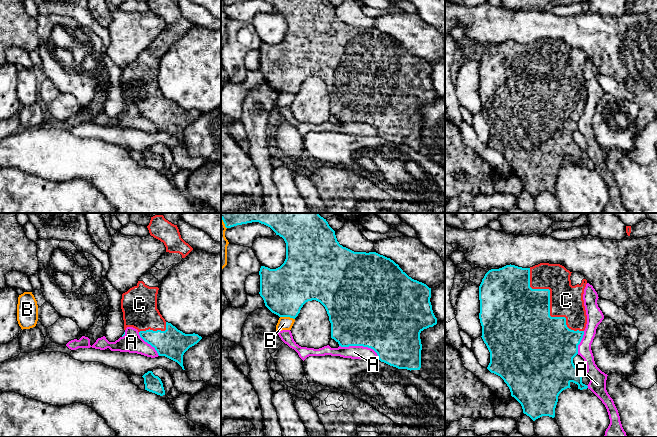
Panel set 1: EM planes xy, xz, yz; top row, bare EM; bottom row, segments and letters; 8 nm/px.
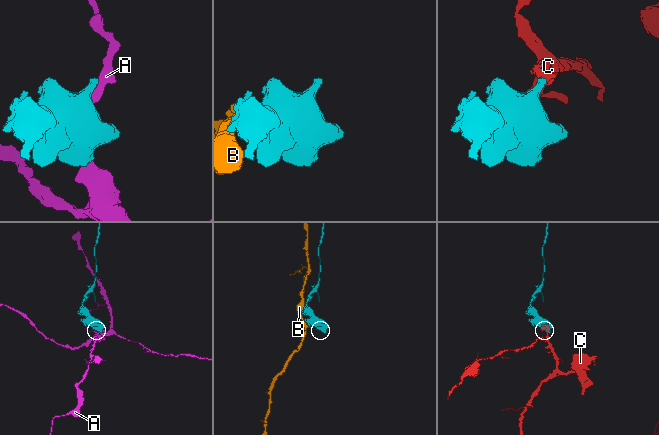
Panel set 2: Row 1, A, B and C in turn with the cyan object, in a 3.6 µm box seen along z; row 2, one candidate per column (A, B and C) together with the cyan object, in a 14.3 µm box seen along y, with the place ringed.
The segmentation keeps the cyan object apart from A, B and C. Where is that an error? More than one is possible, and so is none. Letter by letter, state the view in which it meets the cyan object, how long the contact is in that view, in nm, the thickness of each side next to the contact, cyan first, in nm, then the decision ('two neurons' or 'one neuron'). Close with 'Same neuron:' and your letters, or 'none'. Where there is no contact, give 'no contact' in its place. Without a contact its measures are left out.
A: meets cyan in xz; contact 340 nm long; 500 nm thick on the cyan side, 110 nm on the other; two neurons
B: meets cyan in xz; contact 120 nm long; 380 nm thick on the cyan side, 110 nm on the other; two neurons
C: meets cyan in yz; contact 650 nm long; 480 nm thick on the cyan side, 260 nm on the other; one neuron
Same neuron: C

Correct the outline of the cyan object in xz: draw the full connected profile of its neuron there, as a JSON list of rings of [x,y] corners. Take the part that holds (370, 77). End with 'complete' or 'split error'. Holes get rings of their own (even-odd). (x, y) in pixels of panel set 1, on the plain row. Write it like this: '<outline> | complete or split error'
[[[264,0],[270,3],[276,11],[282,13],[286,19],[286,35],[284,39],[276,44],[270,45],[265,42],[261,42],[260,51],[260,72],[263,74],[265,82],[274,90],[279,93],[290,93],[295,95],[300,89],[303,81],[312,76],[320,78],[326,85],[331,99],[331,114],[334,115],[339,122],[363,122],[373,125],[381,138],[384,138],[390,142],[398,145],[407,146],[420,146],[421,144],[421,126],[422,120],[420,115],[420,109],[429,103],[433,103],[437,100],[437,94],[435,93],[432,81],[430,78],[431,64],[426,60],[409,53],[400,43],[390,34],[380,31],[376,28],[354,28],[346,23],[343,23],[337,17],[335,7],[329,2],[329,0]]] | complete

